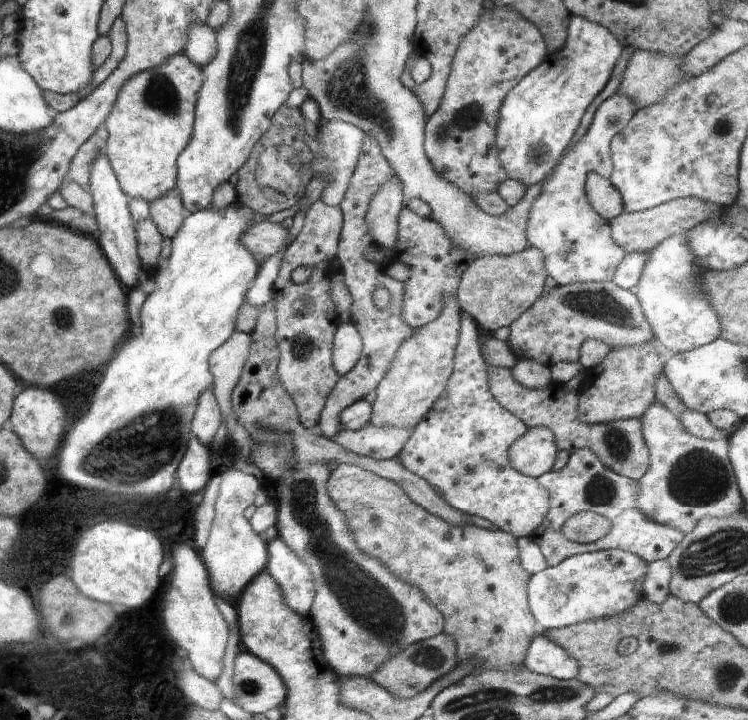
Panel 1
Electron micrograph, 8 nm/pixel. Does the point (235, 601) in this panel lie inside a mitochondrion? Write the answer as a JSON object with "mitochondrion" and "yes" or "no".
{"mitochondrion":"no"}

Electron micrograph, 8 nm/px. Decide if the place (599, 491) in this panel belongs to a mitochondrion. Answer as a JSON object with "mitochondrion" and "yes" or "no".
{"mitochondrion":"yes"}

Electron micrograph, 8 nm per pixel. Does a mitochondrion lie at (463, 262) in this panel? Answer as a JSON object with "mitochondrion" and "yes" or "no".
{"mitochondrion":"no"}

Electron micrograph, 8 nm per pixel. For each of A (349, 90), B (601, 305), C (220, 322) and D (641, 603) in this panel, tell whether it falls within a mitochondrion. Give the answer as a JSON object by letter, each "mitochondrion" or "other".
{"A":"mitochondrion","B":"mitochondrion","C":"other","D":"other"}

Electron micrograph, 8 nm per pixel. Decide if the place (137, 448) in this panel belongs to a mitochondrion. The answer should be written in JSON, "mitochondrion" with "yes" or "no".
{"mitochondrion":"yes"}

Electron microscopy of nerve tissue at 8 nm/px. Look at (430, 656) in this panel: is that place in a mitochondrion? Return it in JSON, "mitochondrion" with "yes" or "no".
{"mitochondrion":"yes"}

